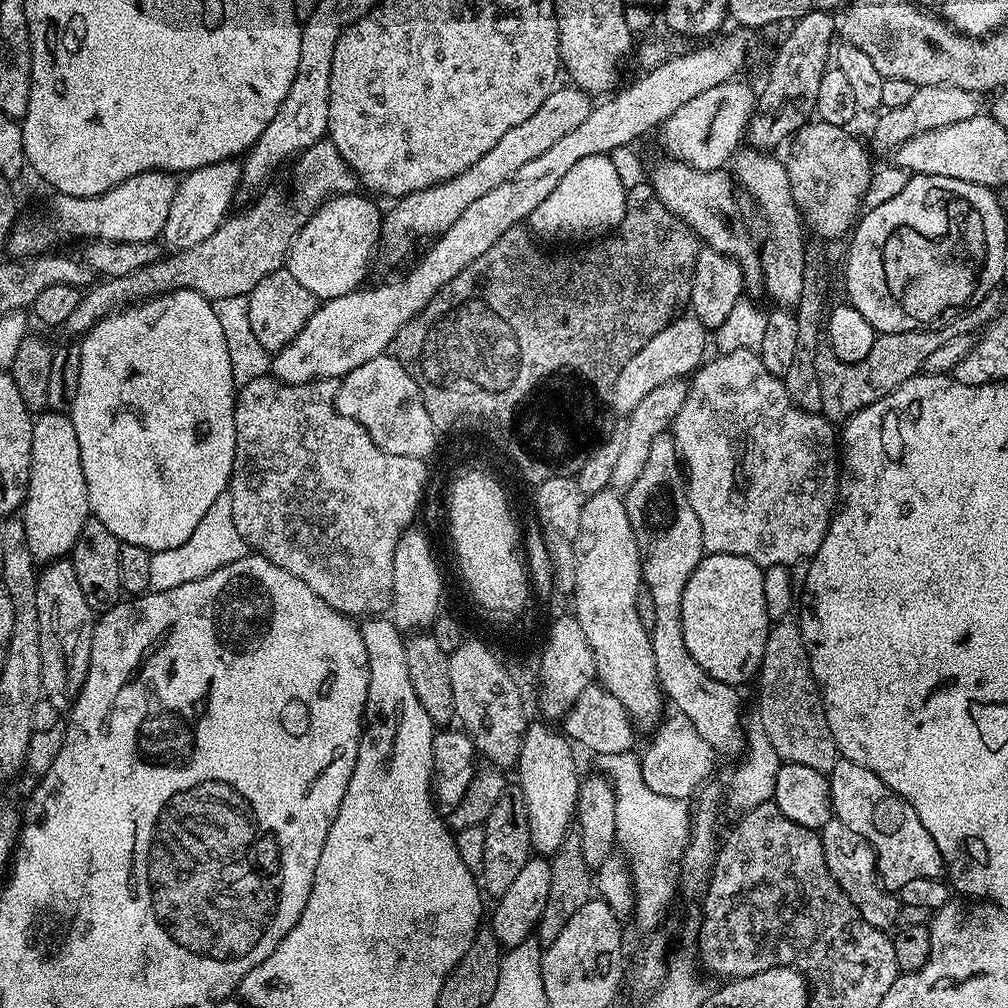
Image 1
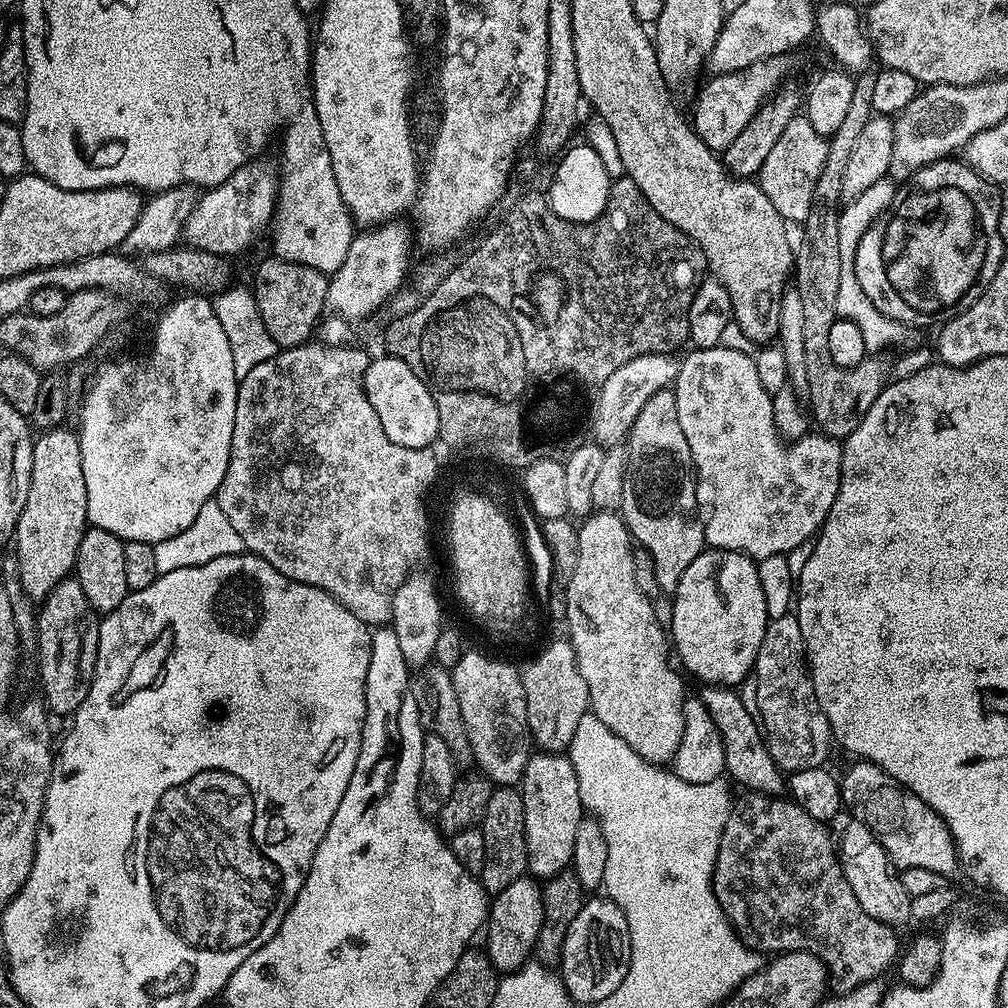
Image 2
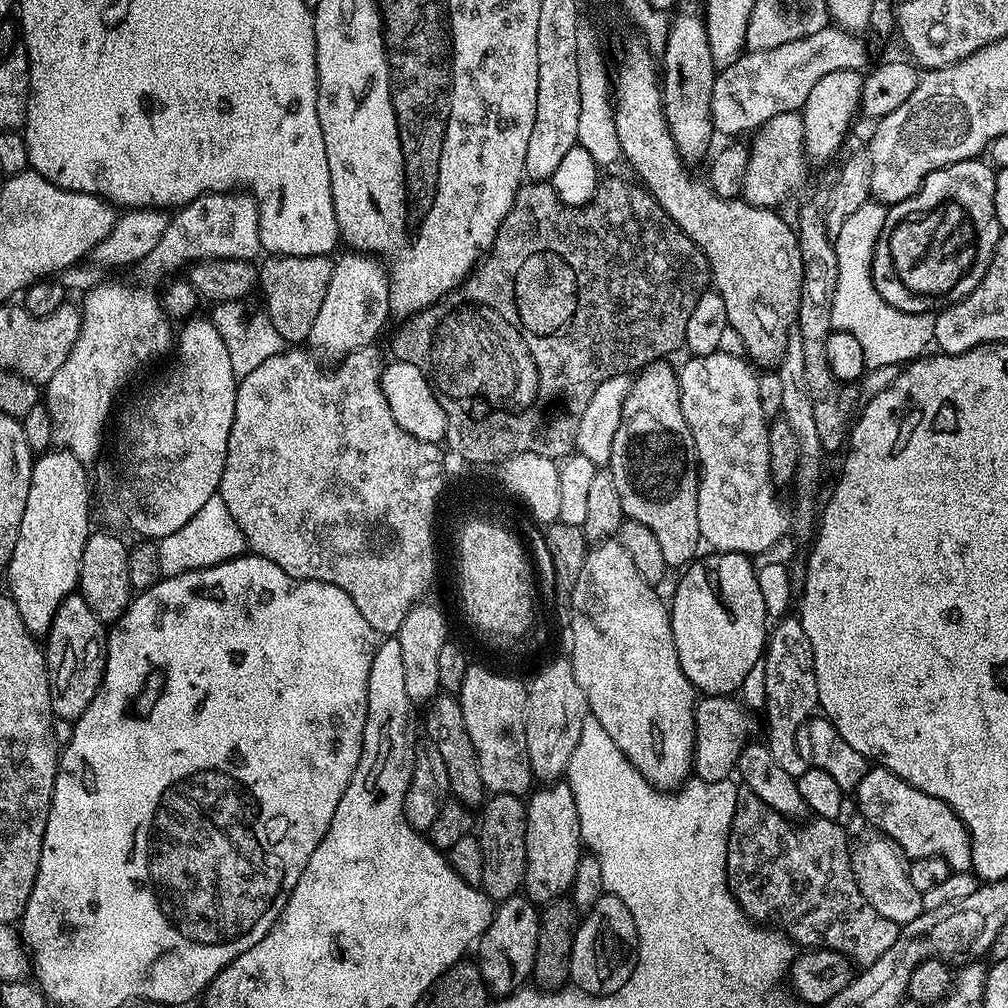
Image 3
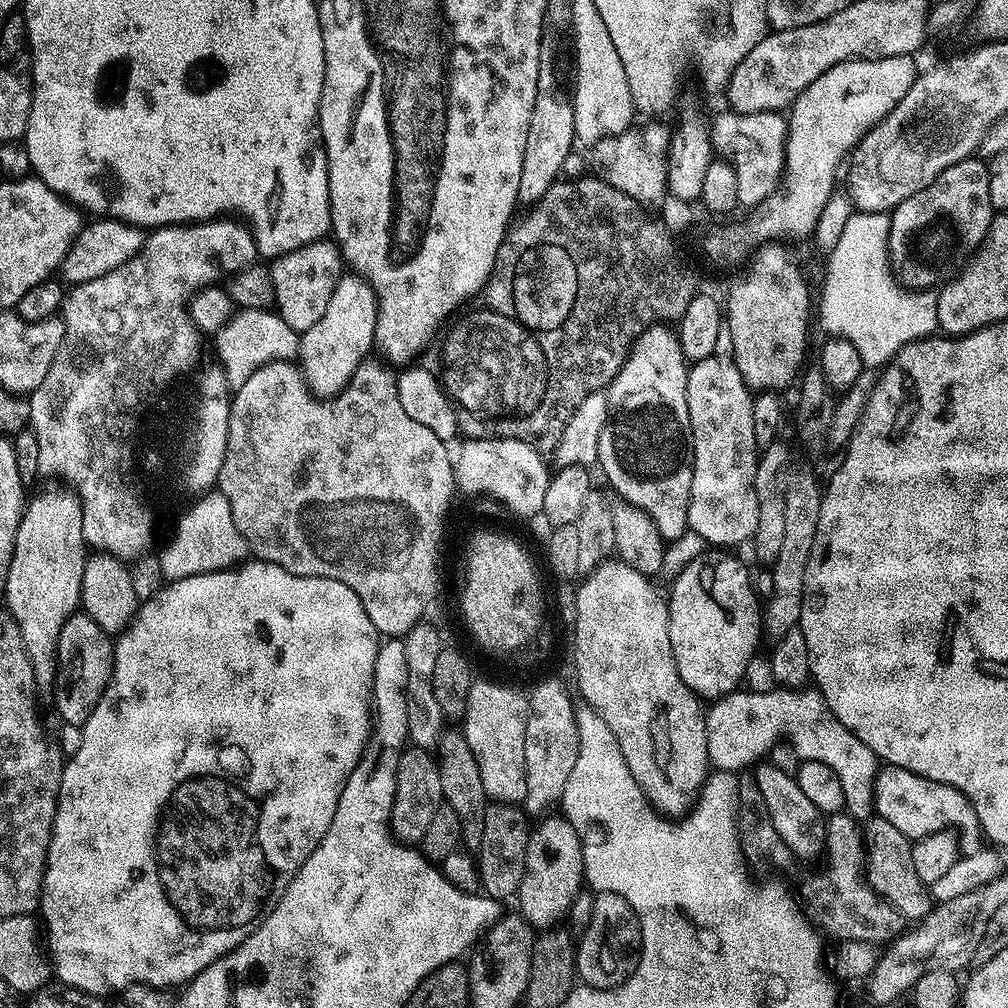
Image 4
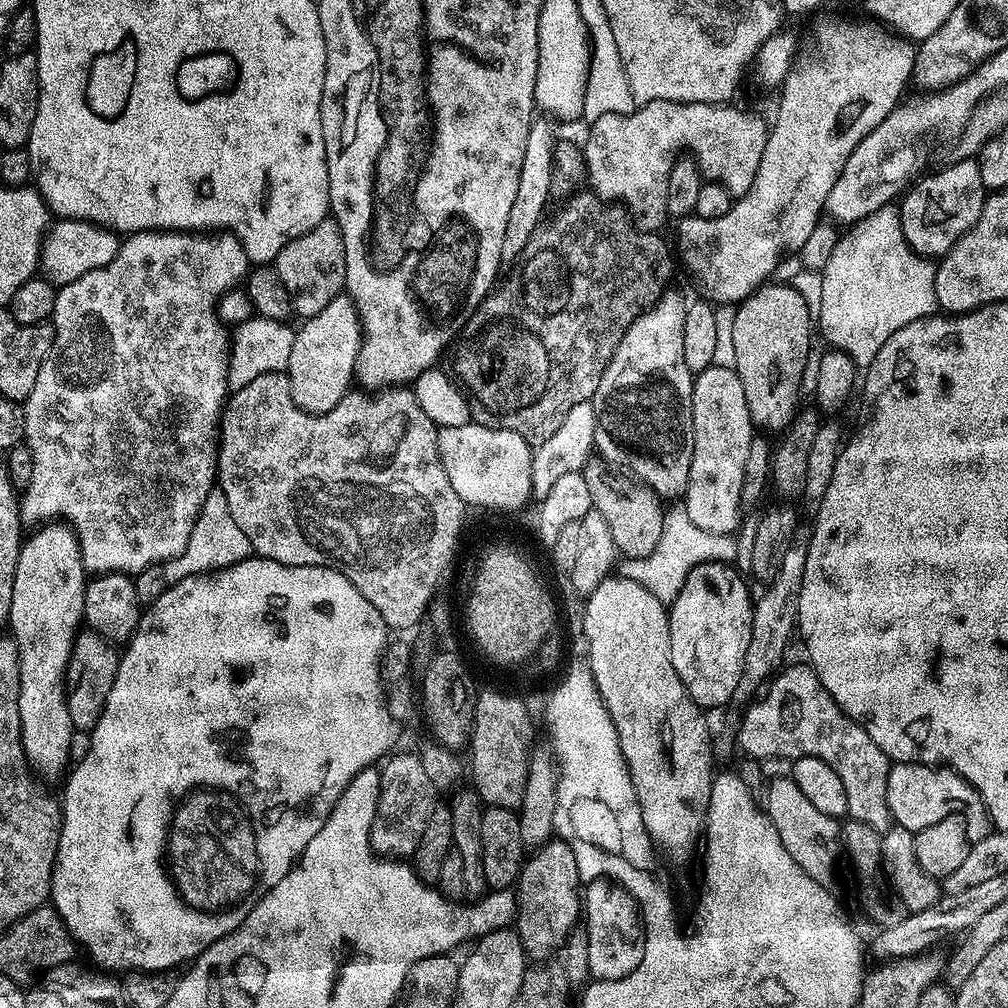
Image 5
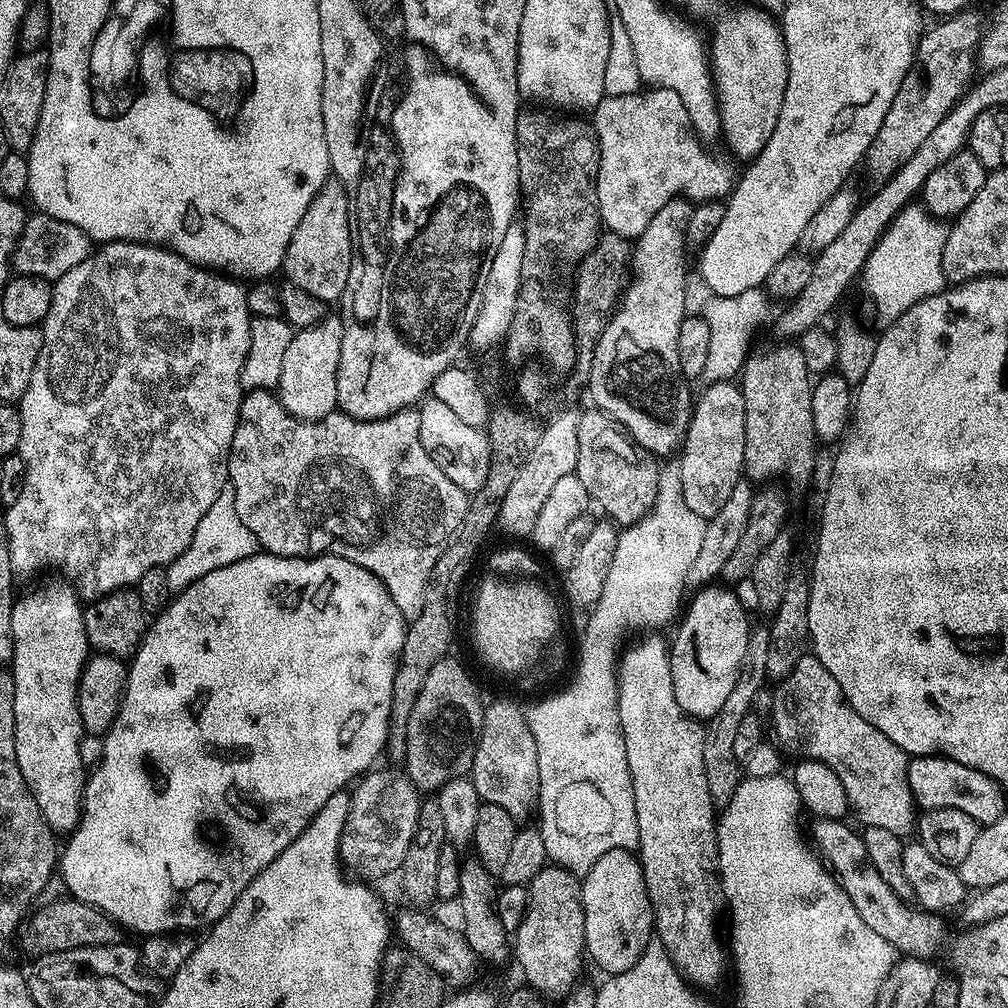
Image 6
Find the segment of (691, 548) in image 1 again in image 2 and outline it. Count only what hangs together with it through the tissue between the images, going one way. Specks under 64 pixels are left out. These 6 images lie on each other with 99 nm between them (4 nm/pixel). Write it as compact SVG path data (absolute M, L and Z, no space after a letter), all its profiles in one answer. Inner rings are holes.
M671 387L658 390L642 406L636 421L628 432L626 455L628 469L624 475L619 515L622 517L624 525L627 526L633 541L652 559L654 574L658 578L661 593L675 593L686 566L690 566L690 562L694 562L694 558L698 558L698 554L705 551L706 545L704 525L696 506L696 481L692 455L690 446L686 446L686 434L682 434L682 426L678 426L676 393ZM708 686L703 689L702 703L704 708L708 711L708 717L712 719L712 724L720 733L722 738L722 746L724 747L724 766L727 775L733 776L738 783L741 784L741 789L748 792L763 792L765 796L780 796L786 788L786 776L781 772L780 767L774 762L774 758L770 758L768 748L764 745L764 737L762 729L758 723L757 717L735 696L735 691L732 690L717 690L715 687Z

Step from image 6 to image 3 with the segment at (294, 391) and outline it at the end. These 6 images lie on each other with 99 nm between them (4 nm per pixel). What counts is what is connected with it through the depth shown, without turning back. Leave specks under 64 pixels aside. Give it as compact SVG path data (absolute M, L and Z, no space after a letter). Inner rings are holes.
M355 250L345 251L345 256L332 265L330 286L326 286L326 298L322 298L322 310L310 326L307 343L321 357L336 356L343 358L359 348L367 348L372 340L390 320L388 311L388 274L385 265L375 256L369 256Z

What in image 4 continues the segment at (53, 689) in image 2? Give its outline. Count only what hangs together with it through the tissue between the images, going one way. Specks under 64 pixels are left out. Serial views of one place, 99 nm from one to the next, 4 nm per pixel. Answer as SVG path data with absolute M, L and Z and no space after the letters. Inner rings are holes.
M77 610L62 626L56 647L56 712L66 724L84 725L90 718L94 706L102 698L106 686L112 680L116 650L113 637L94 618Z

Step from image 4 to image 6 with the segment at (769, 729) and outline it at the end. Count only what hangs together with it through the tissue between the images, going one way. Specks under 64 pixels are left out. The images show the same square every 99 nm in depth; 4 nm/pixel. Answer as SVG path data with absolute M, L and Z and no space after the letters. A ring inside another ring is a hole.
M805 654L792 672L775 685L770 719L772 732L776 735L775 743L785 753L793 752L796 758L826 762L826 766L830 766L830 770L838 774L842 786L846 786L846 798L851 811L854 816L856 812L861 825L878 826L901 838L907 837L911 828L913 831L918 820L918 810L908 786L908 753L894 746L894 742L890 742L890 738L886 738L882 730L870 726L870 722L866 722L862 714L851 708L842 694L842 686L834 682L834 674L830 674L830 670L826 670L826 666L822 666L816 656Z

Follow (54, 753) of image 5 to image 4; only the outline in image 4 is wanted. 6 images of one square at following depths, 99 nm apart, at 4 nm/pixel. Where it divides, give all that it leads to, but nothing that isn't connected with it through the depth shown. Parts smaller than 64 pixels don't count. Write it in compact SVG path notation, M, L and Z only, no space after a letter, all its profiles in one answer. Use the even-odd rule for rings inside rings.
M71 490L44 492L27 501L24 516L18 526L18 538L14 542L14 558L10 562L10 574L2 596L8 599L6 611L18 622L20 637L26 654L32 663L37 685L51 685L56 679L56 647L62 626L81 607L82 570L86 559L86 545L82 530L82 506L80 498Z

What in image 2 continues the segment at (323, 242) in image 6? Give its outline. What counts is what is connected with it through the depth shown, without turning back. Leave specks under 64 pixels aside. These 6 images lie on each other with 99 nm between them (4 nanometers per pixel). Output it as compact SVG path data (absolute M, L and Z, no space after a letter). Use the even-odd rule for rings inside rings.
M271 258L260 264L256 272L254 291L262 322L270 330L270 338L281 348L296 348L313 339L312 331L321 323L320 315L325 315L326 294L329 277L323 272L295 264L289 260ZM320 320L320 321L319 321Z

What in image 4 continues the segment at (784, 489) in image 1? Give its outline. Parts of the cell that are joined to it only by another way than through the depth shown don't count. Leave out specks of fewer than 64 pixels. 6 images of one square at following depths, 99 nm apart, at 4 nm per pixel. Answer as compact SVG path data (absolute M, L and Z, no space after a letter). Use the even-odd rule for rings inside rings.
M715 355L697 360L689 367L686 402L690 406L692 431L692 485L688 526L710 546L732 550L735 544L747 545L758 526L758 498L754 486L758 449L754 442L753 399L753 393L729 357Z

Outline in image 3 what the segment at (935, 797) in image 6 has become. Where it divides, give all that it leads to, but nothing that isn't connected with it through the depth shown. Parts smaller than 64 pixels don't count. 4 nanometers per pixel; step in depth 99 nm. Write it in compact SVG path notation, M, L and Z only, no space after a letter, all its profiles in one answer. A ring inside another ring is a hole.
M879 766L869 767L864 773L862 782L858 782L854 799L858 807L859 815L864 816L878 830L882 830L898 845L905 857L917 860L918 858L930 858L937 856L947 862L953 872L972 872L972 837L968 835L968 827L958 818L958 814L946 802L918 790L913 784L906 783L898 774L894 774L888 768Z

